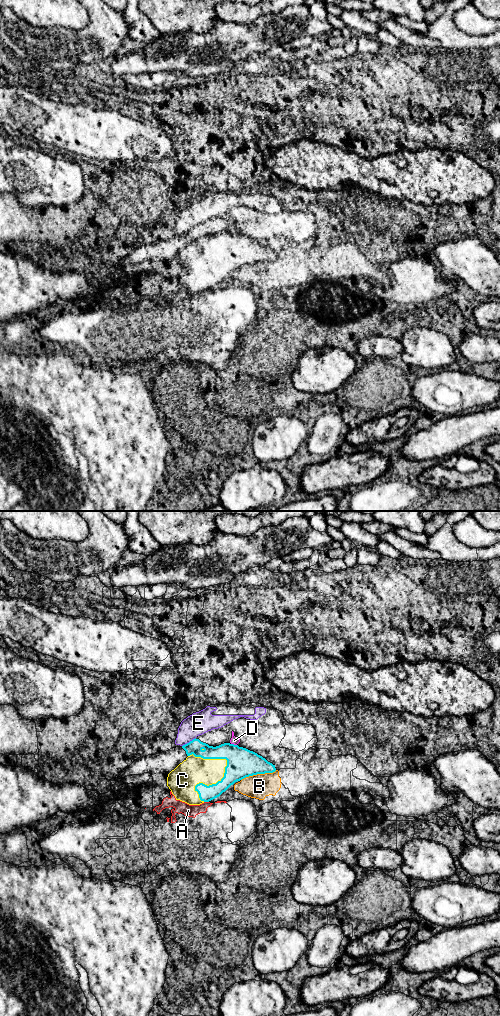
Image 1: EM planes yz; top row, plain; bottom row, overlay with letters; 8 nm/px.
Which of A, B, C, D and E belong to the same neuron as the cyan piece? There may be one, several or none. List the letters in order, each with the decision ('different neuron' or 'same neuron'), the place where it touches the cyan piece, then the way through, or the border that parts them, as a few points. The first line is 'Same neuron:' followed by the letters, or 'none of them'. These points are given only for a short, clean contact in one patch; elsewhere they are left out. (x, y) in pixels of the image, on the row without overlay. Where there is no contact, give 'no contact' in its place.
Same neuron: C
A: different neuron; meets cyan in yz at (206, 289); border along yz (204, 289), (208, 290)
B: different neuron; meets cyan in yz at (258, 261)
C: same neuron; meets cyan in yz at (210, 273)
D: different neuron; meets cyan in yz at (233, 232)
E: different neuron; meets cyan in yz at (189, 230); border along yz (195, 225), (182, 234)

